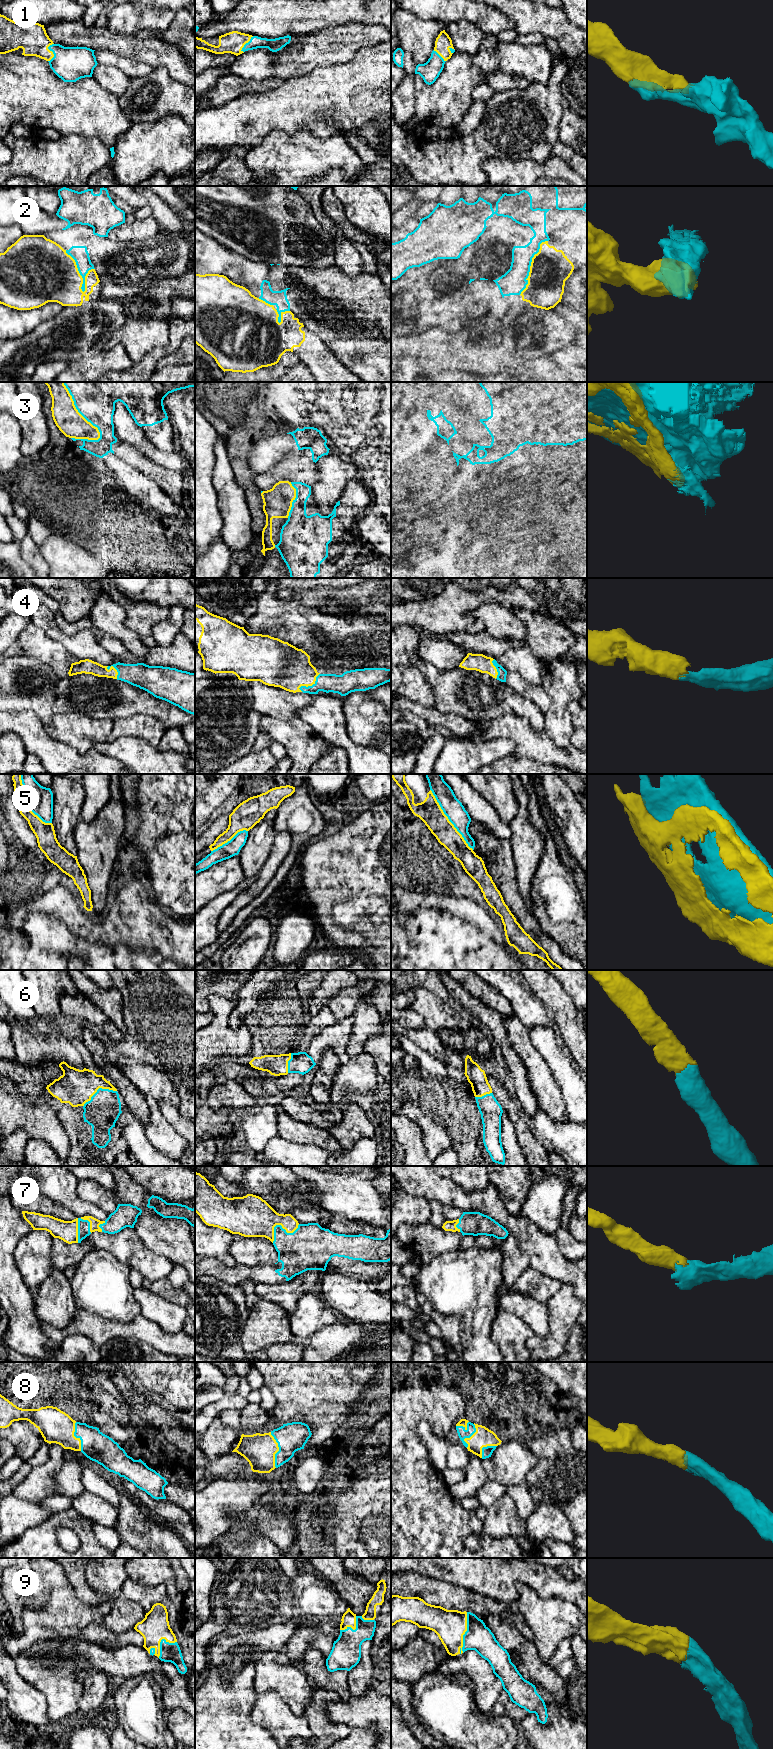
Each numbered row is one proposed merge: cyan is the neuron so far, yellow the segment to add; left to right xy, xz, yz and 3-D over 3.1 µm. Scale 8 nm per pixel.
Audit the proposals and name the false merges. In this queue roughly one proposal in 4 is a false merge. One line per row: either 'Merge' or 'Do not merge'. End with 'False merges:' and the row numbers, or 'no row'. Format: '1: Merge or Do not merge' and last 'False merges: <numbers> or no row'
1: Merge
2: Do not merge
3: Do not merge
4: Merge
5: Do not merge
6: Merge
7: Merge
8: Merge
9: Merge
False merges: 2, 3, 5

